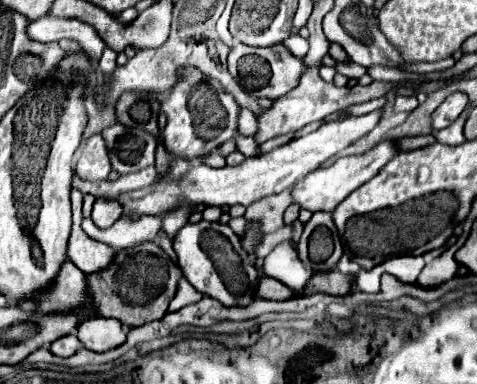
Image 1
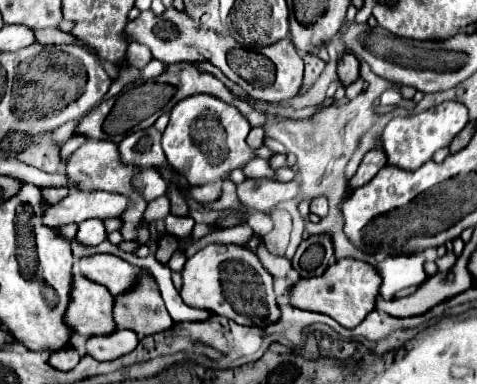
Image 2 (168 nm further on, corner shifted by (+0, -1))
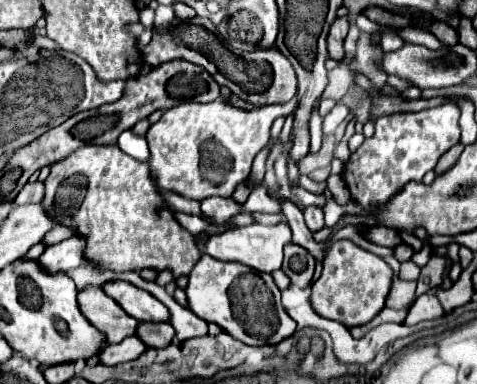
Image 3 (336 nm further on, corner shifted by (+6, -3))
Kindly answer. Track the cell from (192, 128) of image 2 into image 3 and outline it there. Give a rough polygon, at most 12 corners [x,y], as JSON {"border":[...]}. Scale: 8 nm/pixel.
{"border":[[295,99],[181,103],[149,127],[161,191],[231,197]]}

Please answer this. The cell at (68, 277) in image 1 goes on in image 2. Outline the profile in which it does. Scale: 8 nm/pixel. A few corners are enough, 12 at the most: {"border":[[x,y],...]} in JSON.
{"border":[[73,275],[63,317],[73,335],[115,331],[113,295]]}

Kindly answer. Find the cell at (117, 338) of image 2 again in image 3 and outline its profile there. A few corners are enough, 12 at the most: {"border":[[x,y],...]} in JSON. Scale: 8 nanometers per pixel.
{"border":[[135,335],[105,345],[97,357],[103,365],[119,365],[145,353]]}

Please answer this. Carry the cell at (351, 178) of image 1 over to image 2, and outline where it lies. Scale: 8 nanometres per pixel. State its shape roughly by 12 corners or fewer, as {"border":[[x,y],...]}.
{"border":[[325,195],[311,199],[311,213],[325,217],[329,199]]}

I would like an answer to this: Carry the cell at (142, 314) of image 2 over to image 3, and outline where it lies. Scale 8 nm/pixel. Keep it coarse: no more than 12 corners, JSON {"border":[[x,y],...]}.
{"border":[[139,323],[147,347],[167,347],[175,339],[169,323]]}

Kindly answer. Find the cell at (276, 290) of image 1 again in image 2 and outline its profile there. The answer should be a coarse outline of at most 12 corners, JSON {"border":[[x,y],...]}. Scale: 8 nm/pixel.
{"border":[[341,259],[299,279],[289,303],[353,329],[379,297],[379,275]]}

